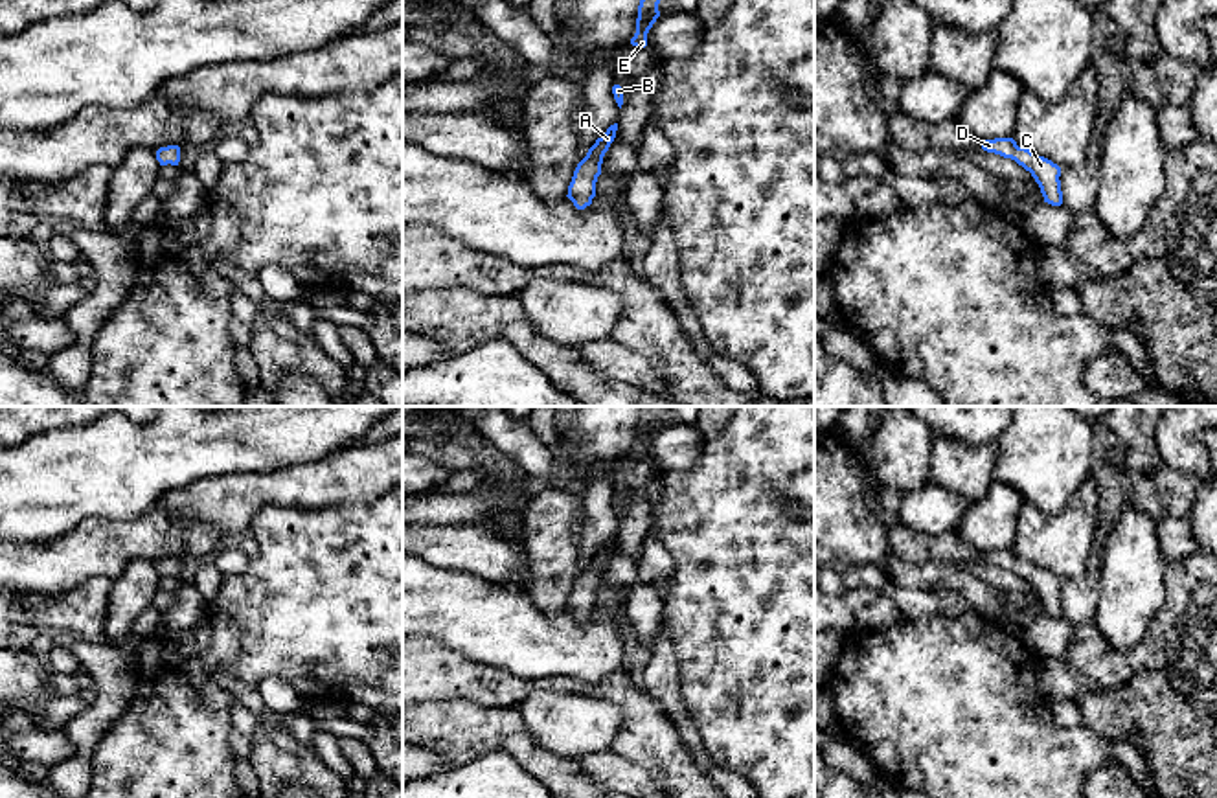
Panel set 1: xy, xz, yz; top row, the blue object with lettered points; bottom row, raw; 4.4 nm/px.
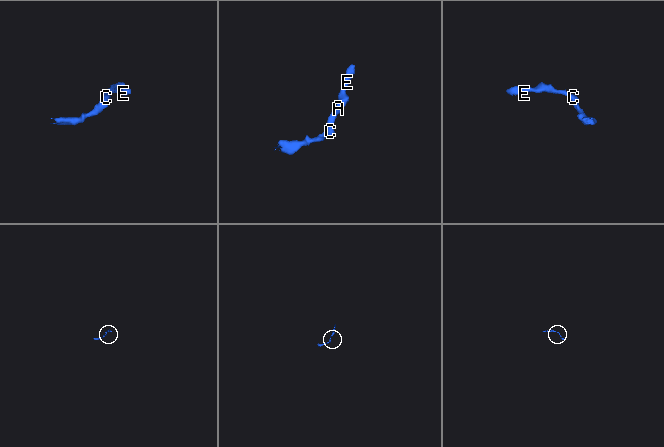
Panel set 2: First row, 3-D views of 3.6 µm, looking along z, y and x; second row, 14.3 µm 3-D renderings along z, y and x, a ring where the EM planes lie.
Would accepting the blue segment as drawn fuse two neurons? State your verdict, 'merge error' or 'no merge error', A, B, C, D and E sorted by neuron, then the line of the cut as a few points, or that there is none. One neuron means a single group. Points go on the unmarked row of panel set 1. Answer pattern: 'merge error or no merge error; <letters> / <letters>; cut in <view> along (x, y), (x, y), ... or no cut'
no merge error; A B C D E; no cut

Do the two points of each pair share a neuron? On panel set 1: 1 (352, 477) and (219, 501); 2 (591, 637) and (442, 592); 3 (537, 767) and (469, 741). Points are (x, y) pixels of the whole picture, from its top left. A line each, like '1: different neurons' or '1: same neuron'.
1: same neuron
2: same neuron
3: same neuron

